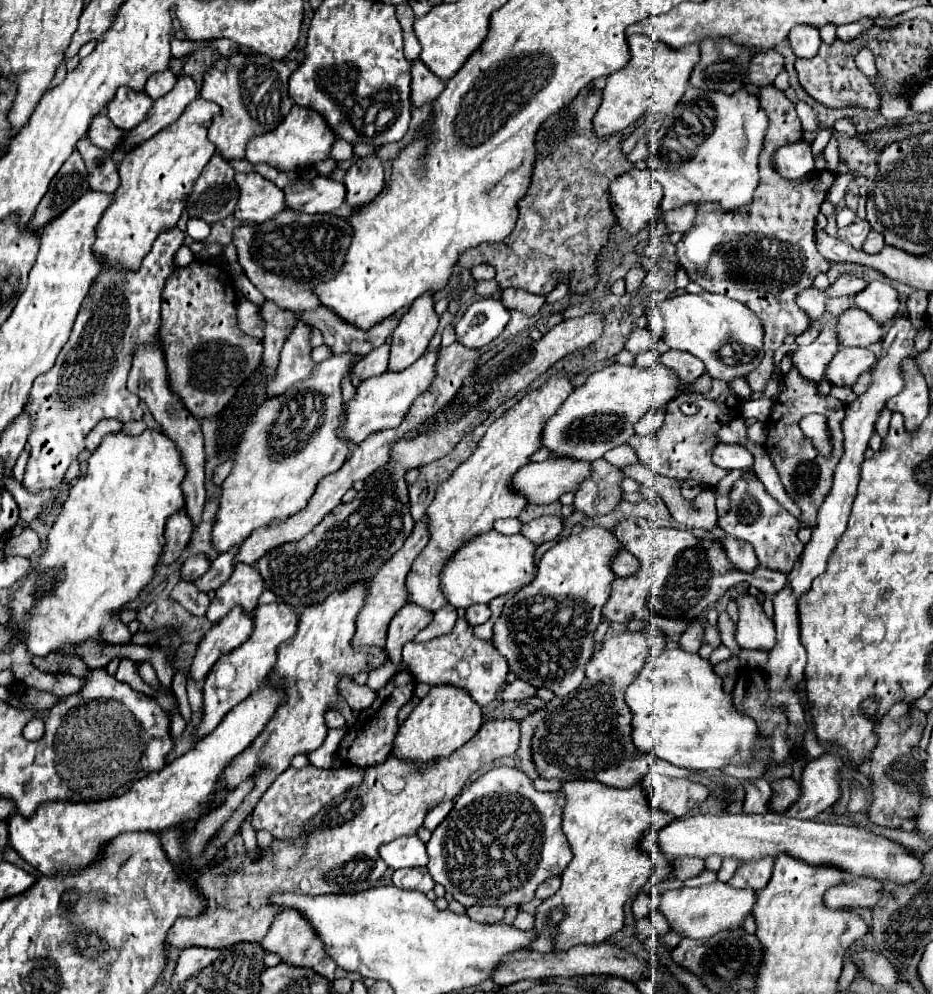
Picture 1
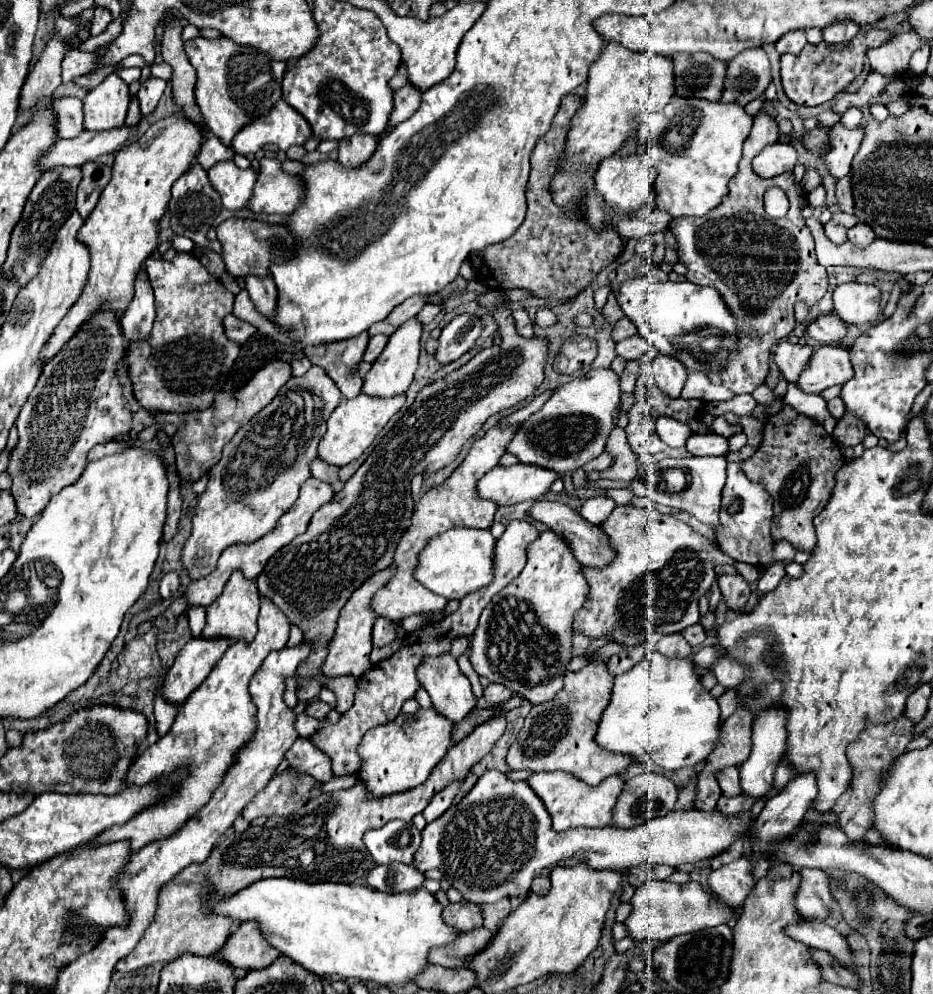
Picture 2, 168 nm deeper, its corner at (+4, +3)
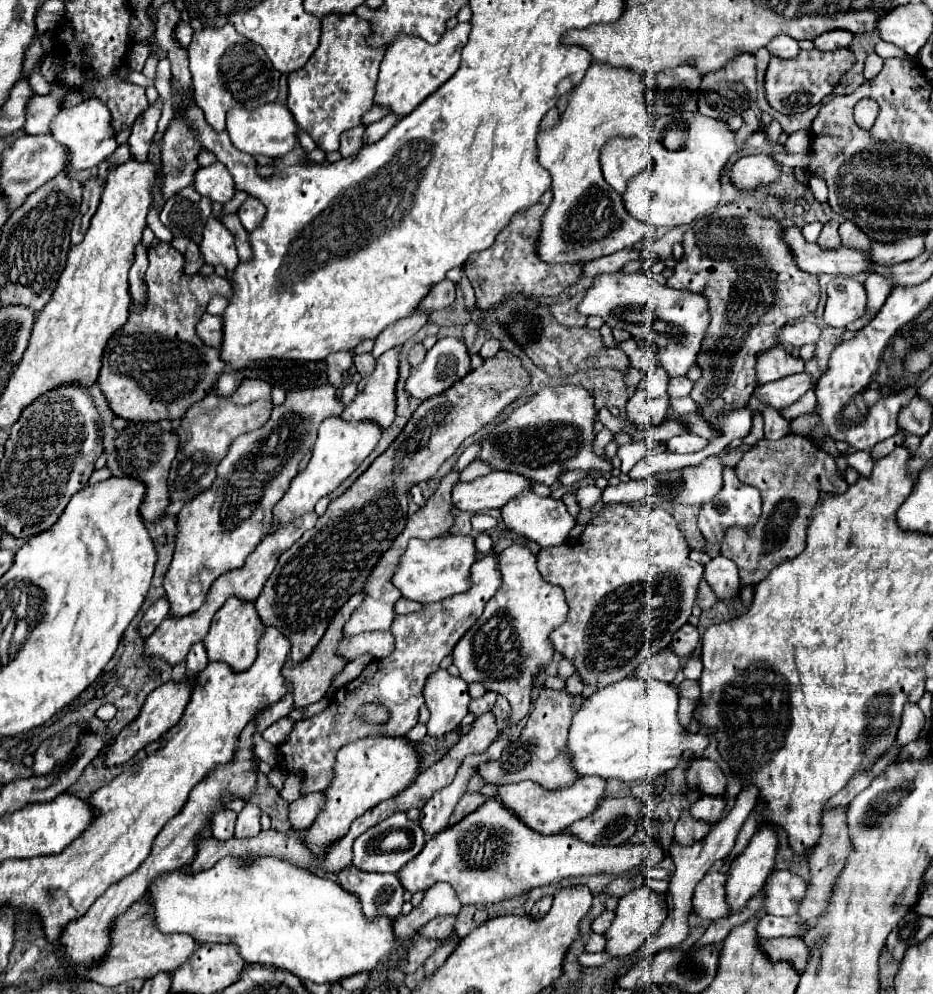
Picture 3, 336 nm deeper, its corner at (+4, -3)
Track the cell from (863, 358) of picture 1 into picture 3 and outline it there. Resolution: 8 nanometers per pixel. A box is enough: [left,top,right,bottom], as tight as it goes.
[755,371,817,409]

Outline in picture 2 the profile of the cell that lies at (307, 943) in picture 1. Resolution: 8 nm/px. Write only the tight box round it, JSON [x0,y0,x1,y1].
[215,923,279,969]

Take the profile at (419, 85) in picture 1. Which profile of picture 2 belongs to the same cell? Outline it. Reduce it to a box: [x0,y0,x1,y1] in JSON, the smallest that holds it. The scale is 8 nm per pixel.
[377,85,421,137]

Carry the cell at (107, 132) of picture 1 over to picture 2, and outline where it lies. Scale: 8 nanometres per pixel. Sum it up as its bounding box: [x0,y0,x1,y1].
[53,95,81,139]

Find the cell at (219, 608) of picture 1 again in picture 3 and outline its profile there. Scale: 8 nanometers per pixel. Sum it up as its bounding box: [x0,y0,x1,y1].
[203,597,265,671]

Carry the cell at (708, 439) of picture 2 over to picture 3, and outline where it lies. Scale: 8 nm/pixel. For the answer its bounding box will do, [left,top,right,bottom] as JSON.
[667,433,709,453]

